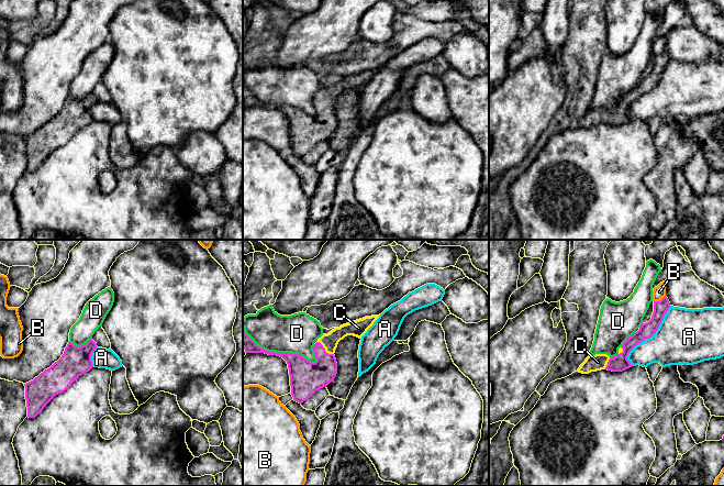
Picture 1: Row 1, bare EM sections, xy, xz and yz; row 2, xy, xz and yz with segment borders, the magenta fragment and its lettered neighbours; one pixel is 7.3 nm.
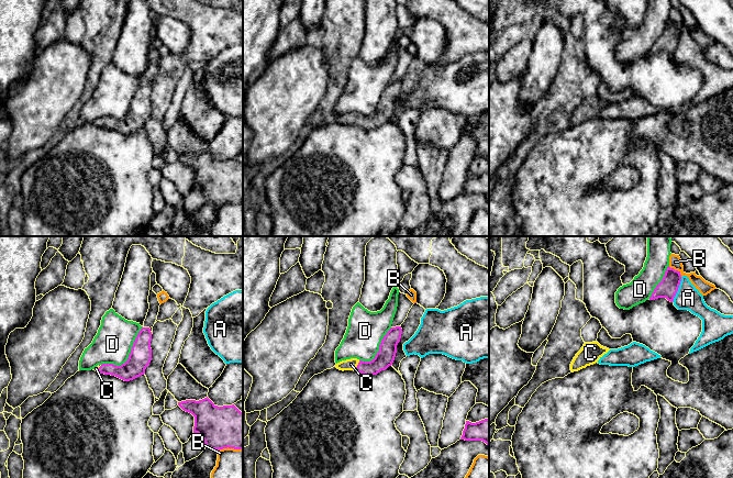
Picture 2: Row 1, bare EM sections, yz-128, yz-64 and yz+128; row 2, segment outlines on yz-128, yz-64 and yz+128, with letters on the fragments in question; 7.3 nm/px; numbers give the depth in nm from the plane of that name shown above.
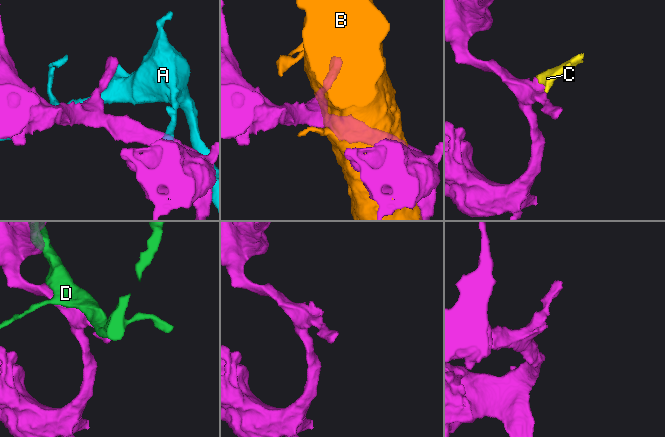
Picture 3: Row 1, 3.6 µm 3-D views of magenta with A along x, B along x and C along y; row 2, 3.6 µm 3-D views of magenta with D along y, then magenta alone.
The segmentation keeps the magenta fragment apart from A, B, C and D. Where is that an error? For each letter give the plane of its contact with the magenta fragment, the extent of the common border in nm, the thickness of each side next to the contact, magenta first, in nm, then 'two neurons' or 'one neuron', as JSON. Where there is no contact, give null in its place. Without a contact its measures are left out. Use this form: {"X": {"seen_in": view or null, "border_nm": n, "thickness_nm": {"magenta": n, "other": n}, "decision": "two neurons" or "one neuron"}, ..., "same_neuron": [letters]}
{"A": {"seen_in": "yz", "border_nm": 550, "thickness_nm": {"magenta": 110, "other": 380}, "decision": "two neurons"}, "B": {"seen_in": "yz", "border_nm": 100, "thickness_nm": {"magenta": 110, "other": 90}, "decision": "two neurons"}, "C": {"seen_in": "xz", "border_nm": 150, "thickness_nm": {"magenta": 240, "other": 120}, "decision": "one neuron"}, "D": {"seen_in": "xz", "border_nm": 600, "thickness_nm": {"magenta": 220, "other": 280}, "decision": "two neurons"}, "same_neuron": ["C"]}

